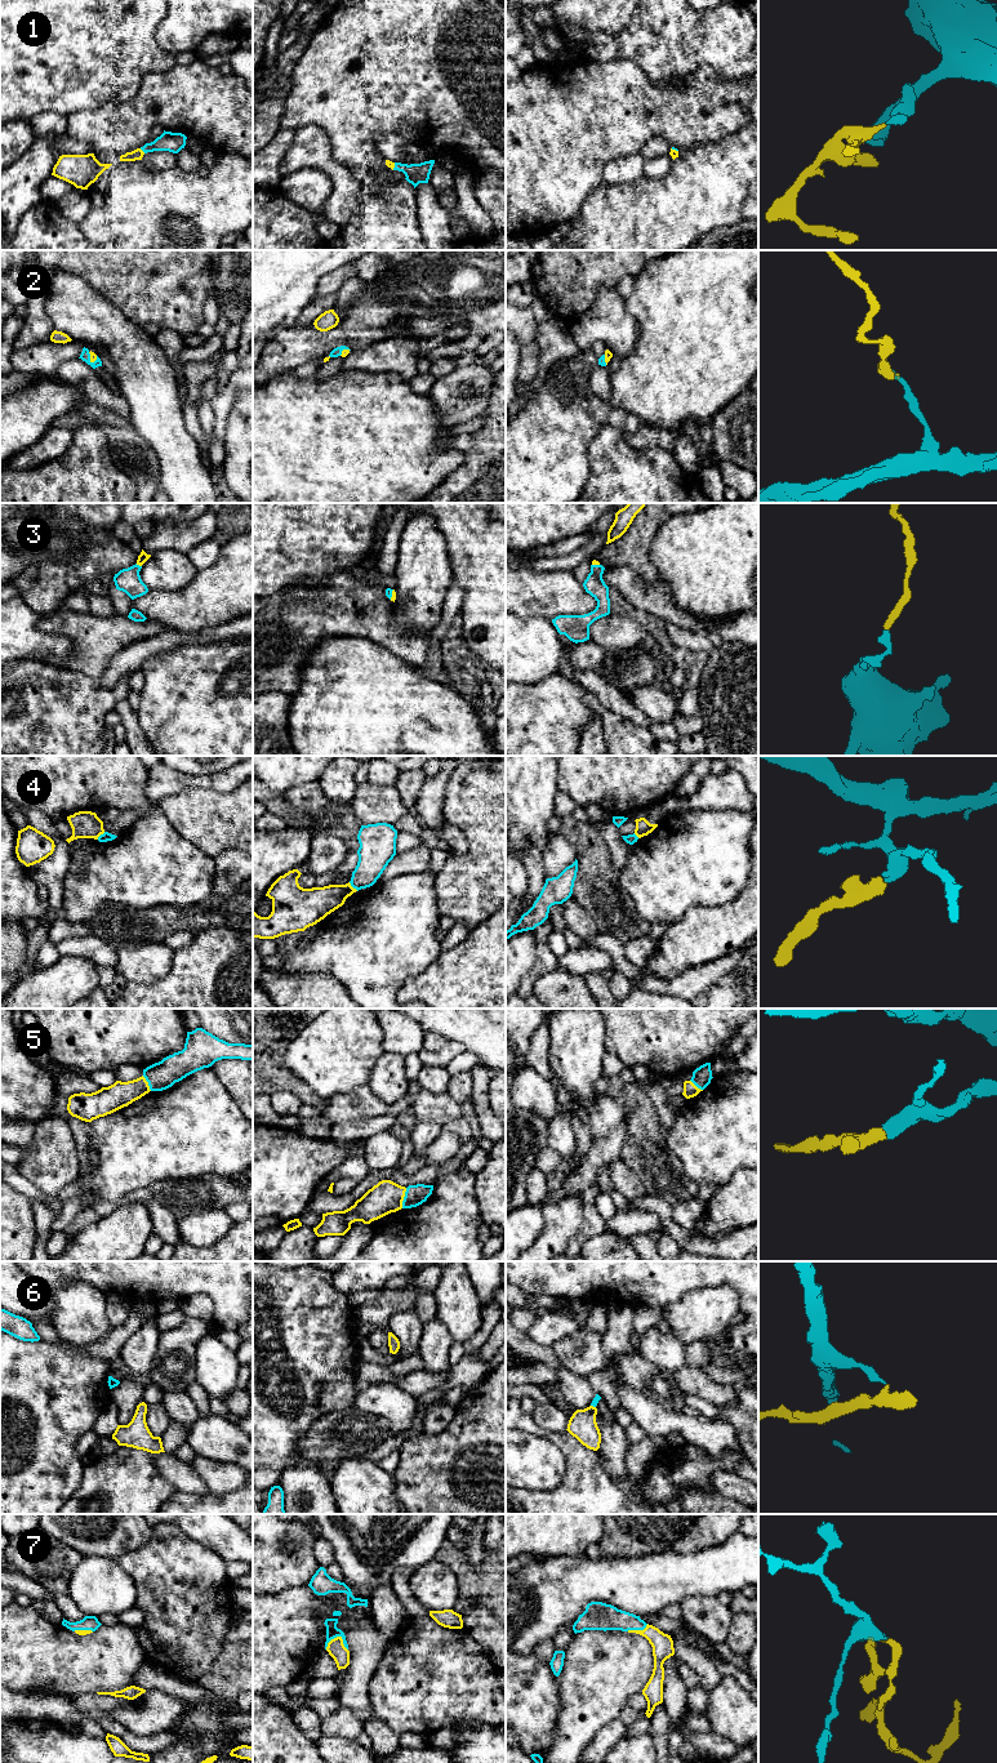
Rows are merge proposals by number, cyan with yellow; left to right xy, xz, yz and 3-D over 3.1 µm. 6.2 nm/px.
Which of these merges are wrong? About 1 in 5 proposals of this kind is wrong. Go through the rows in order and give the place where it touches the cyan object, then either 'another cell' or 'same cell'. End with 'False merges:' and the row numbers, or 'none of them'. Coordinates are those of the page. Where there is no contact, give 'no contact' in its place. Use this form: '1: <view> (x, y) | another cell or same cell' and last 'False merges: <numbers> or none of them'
1: xy (142, 150) | same cell
2: xy (89, 357) | same cell
3: xy (138, 565) | same cell
4: xz (354, 887) | another cell
5: xz (404, 1198) | same cell
6: yz (593, 1406) | same cell
7: xz (338, 1635) | same cell
False merges: 4

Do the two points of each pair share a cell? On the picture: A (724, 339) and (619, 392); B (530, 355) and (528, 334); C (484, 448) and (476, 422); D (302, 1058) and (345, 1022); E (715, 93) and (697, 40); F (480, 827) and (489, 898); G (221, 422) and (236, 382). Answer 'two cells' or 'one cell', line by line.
A: one cell
B: two cells
C: two cells
D: one cell
E: two cells
F: one cell
G: one cell

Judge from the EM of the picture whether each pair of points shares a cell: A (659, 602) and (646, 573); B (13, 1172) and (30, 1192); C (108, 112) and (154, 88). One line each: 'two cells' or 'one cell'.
A: two cells
B: one cell
C: one cell

